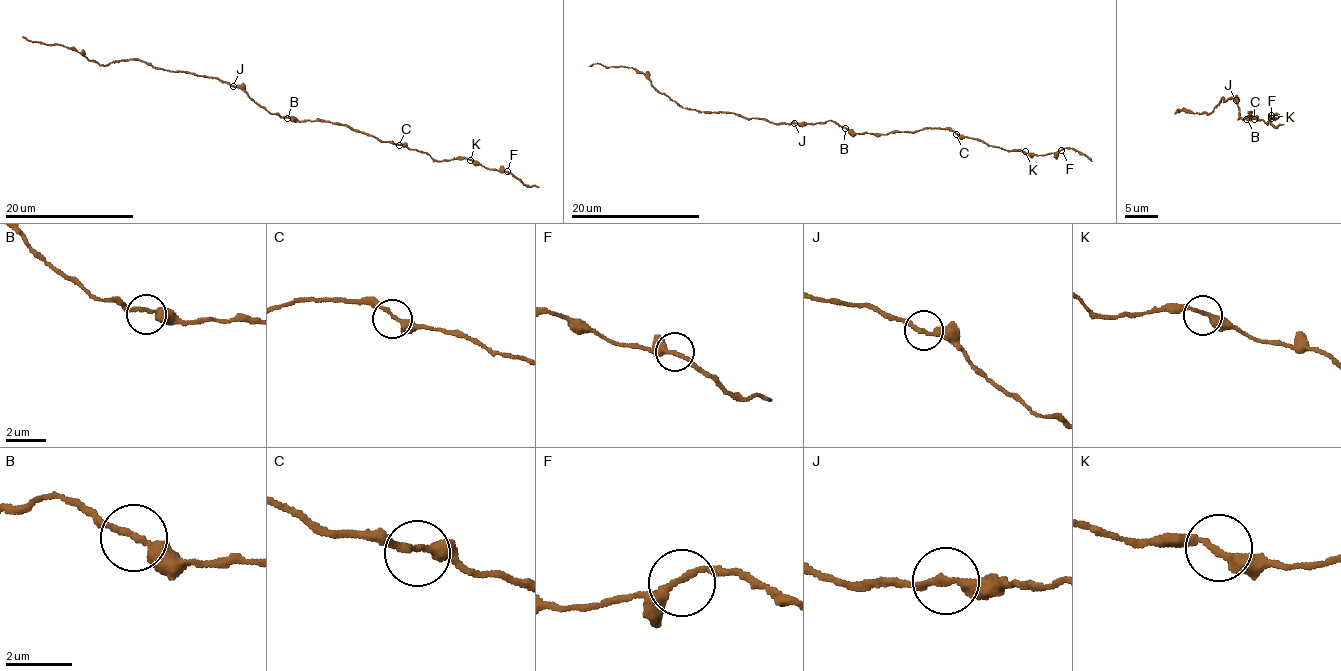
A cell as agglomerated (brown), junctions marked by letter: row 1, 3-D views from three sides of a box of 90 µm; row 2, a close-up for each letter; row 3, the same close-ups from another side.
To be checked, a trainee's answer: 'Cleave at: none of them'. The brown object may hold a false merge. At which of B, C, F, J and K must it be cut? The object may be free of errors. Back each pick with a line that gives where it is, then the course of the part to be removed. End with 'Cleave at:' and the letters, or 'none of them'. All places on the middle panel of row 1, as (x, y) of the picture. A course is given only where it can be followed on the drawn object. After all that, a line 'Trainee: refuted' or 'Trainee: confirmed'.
Cleave at: none of them
Trainee: confirmed

